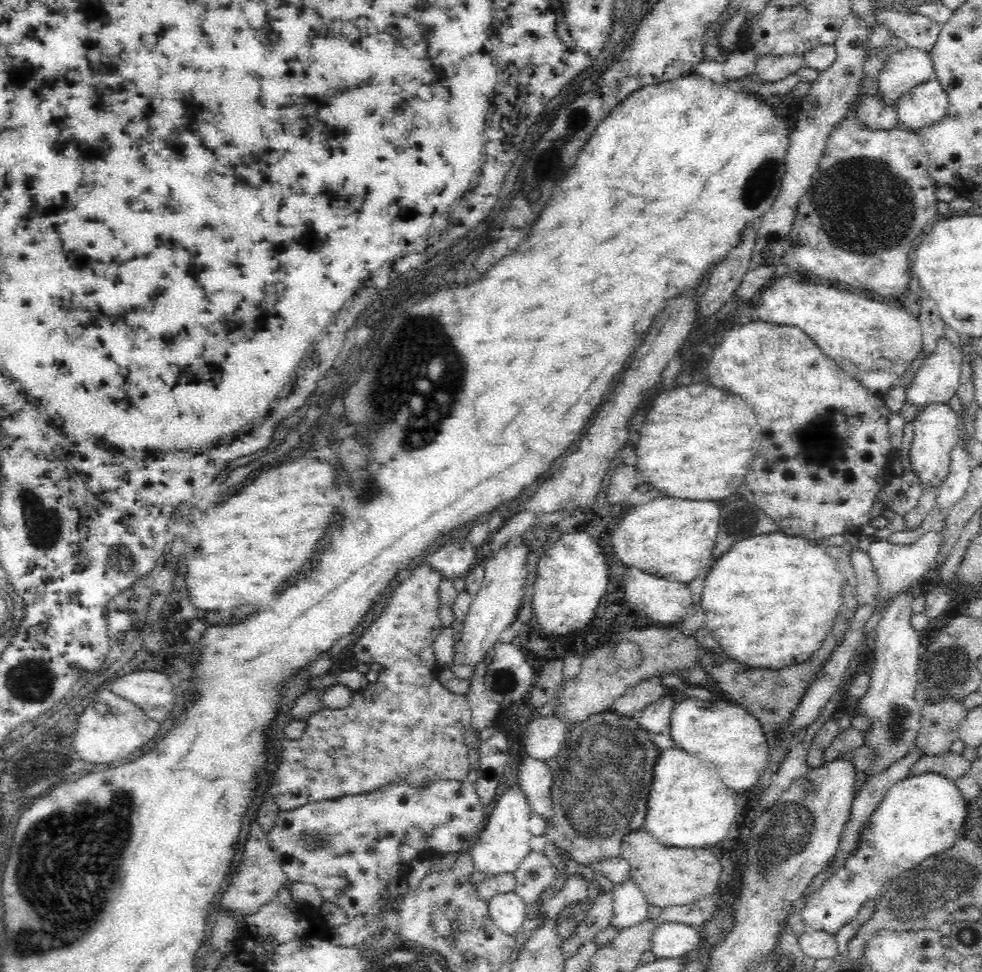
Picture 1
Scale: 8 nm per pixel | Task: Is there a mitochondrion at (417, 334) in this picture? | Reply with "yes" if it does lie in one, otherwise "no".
yes

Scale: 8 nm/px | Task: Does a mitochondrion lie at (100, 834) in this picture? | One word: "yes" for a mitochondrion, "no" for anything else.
yes

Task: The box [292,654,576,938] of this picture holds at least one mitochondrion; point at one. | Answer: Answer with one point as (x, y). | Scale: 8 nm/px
(502, 681)

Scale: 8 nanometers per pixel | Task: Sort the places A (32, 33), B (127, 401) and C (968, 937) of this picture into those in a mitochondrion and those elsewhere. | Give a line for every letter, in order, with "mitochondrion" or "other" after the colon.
A: other
B: other
C: mitochondrion

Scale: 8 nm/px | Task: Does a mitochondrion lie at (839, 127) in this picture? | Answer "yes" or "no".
no

